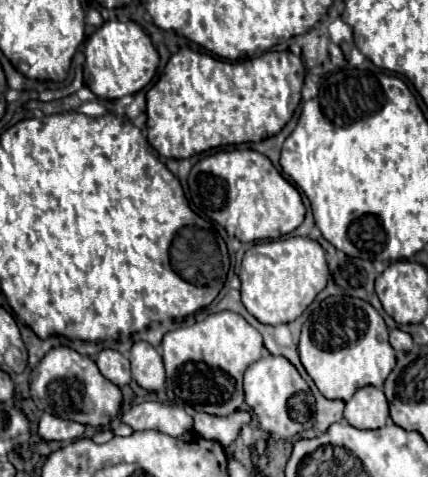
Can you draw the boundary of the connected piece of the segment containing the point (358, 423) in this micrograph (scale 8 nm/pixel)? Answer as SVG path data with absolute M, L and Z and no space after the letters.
M363 387L345 405L345 421L355 429L379 429L389 419L389 405L381 389Z

